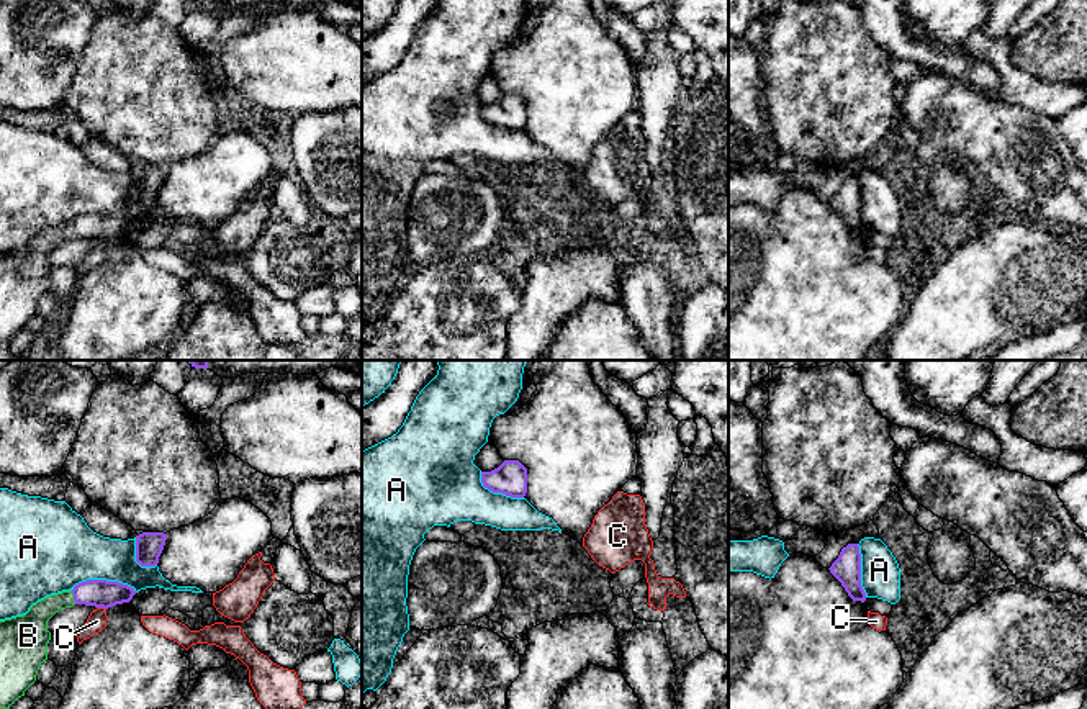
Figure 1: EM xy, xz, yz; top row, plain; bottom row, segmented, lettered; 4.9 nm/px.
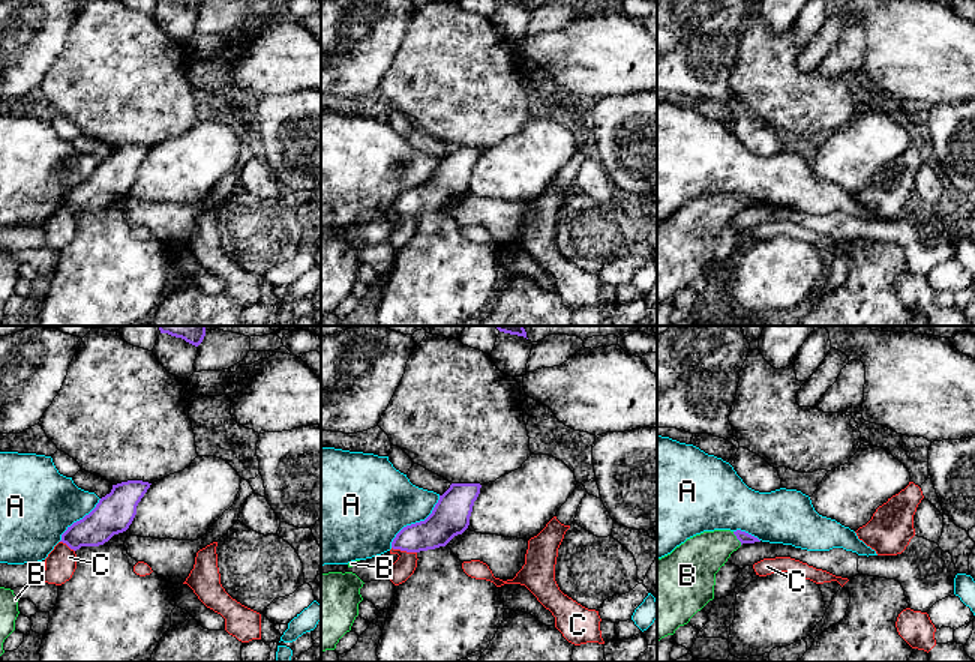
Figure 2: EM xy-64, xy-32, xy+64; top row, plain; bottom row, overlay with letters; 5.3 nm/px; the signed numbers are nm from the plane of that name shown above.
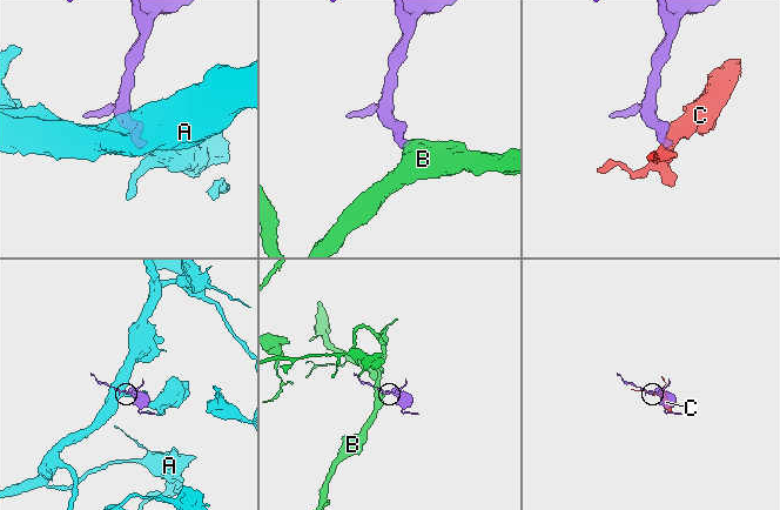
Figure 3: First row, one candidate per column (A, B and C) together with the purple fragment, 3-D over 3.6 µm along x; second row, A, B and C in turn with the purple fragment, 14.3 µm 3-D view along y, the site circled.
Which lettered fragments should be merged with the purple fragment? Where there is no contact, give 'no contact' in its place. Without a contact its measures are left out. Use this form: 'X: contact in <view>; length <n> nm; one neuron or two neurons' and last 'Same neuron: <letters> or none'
A: contact in xy; length 320 nm; two neurons
B: contact in xy; length 80 nm; one neuron
C: contact in xy; length 50 nm; two neurons
Same neuron: B

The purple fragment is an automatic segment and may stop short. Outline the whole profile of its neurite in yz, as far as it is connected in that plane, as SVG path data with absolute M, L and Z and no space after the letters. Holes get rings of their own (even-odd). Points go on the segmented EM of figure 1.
M858 544L843 547L828 570L853 601L866 601L866 593L861 586L861 553Z

